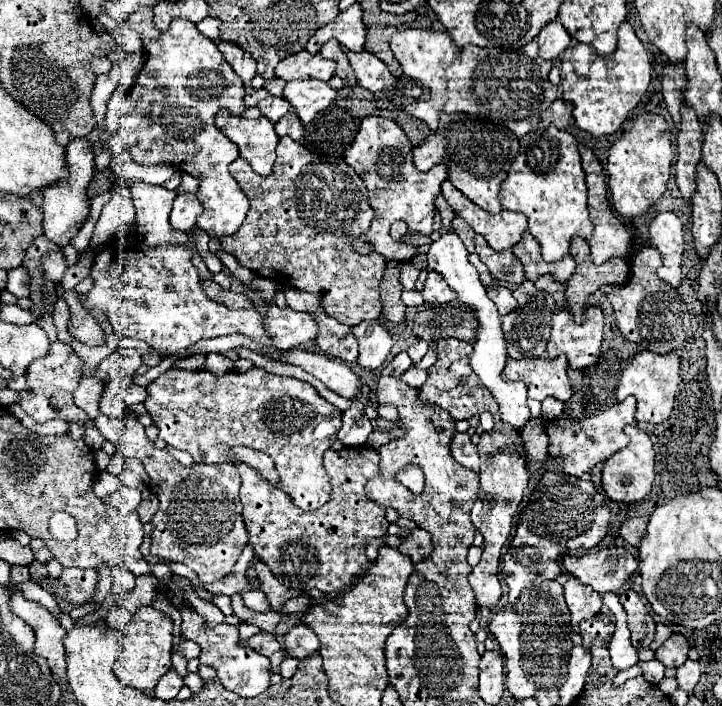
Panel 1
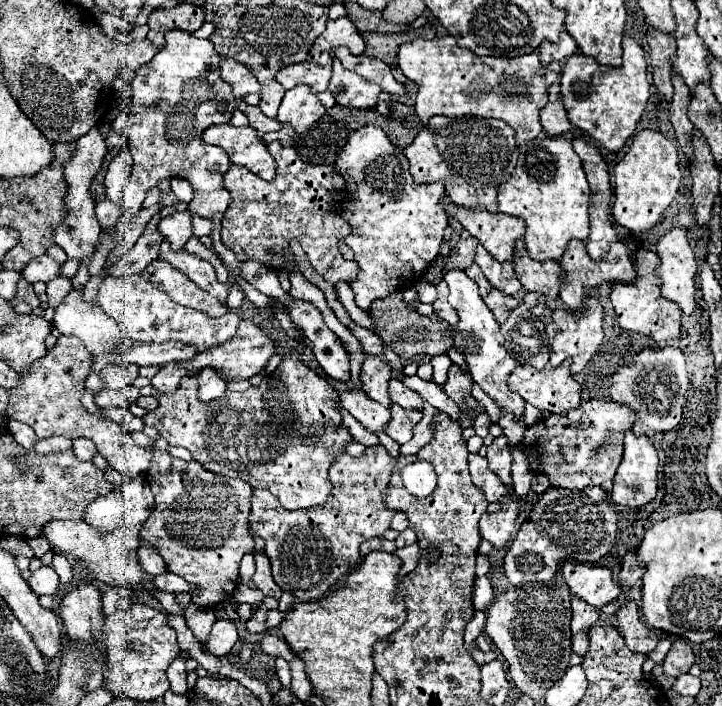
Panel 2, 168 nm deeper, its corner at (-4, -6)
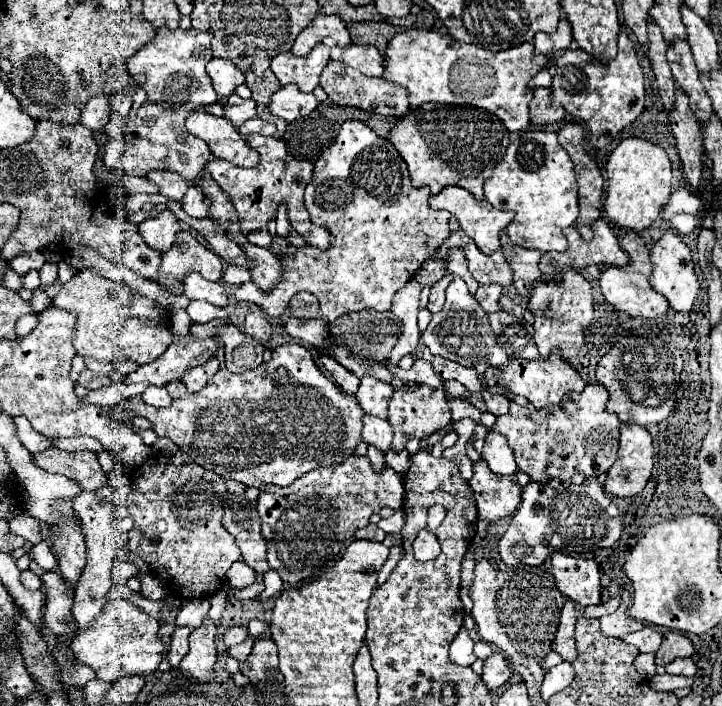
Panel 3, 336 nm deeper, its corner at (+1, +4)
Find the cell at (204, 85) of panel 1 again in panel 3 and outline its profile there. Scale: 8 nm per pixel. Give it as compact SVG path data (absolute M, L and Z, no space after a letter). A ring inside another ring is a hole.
M158 28L152 42L142 46L130 60L130 76L148 94L146 104L126 126L128 152L120 158L120 166L130 176L146 176L150 170L172 170L178 172L190 186L198 184L198 174L212 158L210 148L194 138L186 128L184 120L190 112L214 104L218 100L212 82L206 74L206 64L212 60L210 32L202 30L168 30Z

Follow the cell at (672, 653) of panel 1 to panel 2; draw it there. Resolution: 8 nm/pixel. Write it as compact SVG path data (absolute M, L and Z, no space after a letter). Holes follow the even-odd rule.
M679 638L679 640L673 642L671 650L667 652L667 656L663 660L663 672L665 672L665 676L677 678L677 676L689 672L693 662L695 662L695 656L693 656L693 650L691 650L689 642Z

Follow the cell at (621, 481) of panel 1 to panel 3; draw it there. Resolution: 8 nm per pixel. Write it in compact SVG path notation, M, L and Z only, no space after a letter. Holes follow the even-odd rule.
M620 424L618 460L606 474L604 488L612 496L636 496L652 472L652 436L636 424Z

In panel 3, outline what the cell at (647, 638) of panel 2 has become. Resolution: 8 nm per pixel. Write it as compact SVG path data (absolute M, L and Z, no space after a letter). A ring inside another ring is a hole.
M614 612L614 614L602 616L600 624L602 624L602 634L612 636L612 638L624 638L630 632L636 632L638 628L644 628L642 622L632 620L624 612Z

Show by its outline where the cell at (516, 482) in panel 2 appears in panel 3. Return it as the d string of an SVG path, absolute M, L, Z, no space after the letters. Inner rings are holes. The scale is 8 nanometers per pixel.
M484 460L474 464L474 476L470 480L470 488L474 490L478 520L486 520L490 524L498 524L502 518L512 516L520 506L520 484L516 482L516 474L499 476L494 474Z

